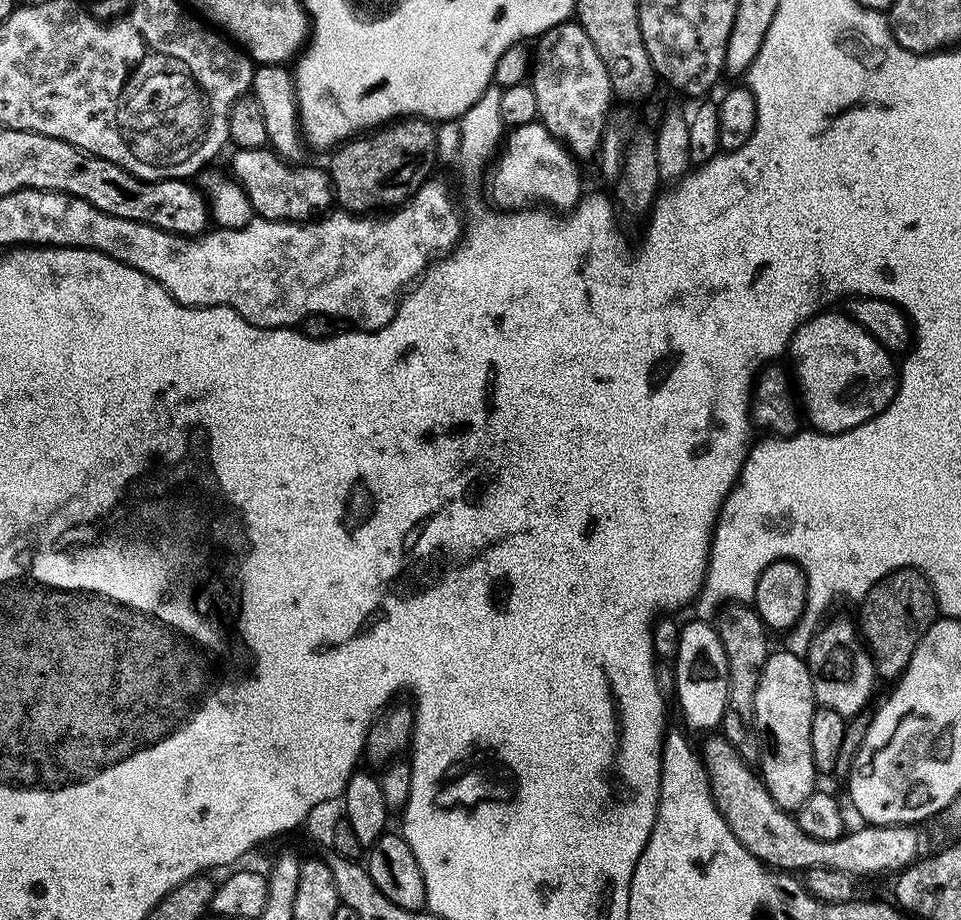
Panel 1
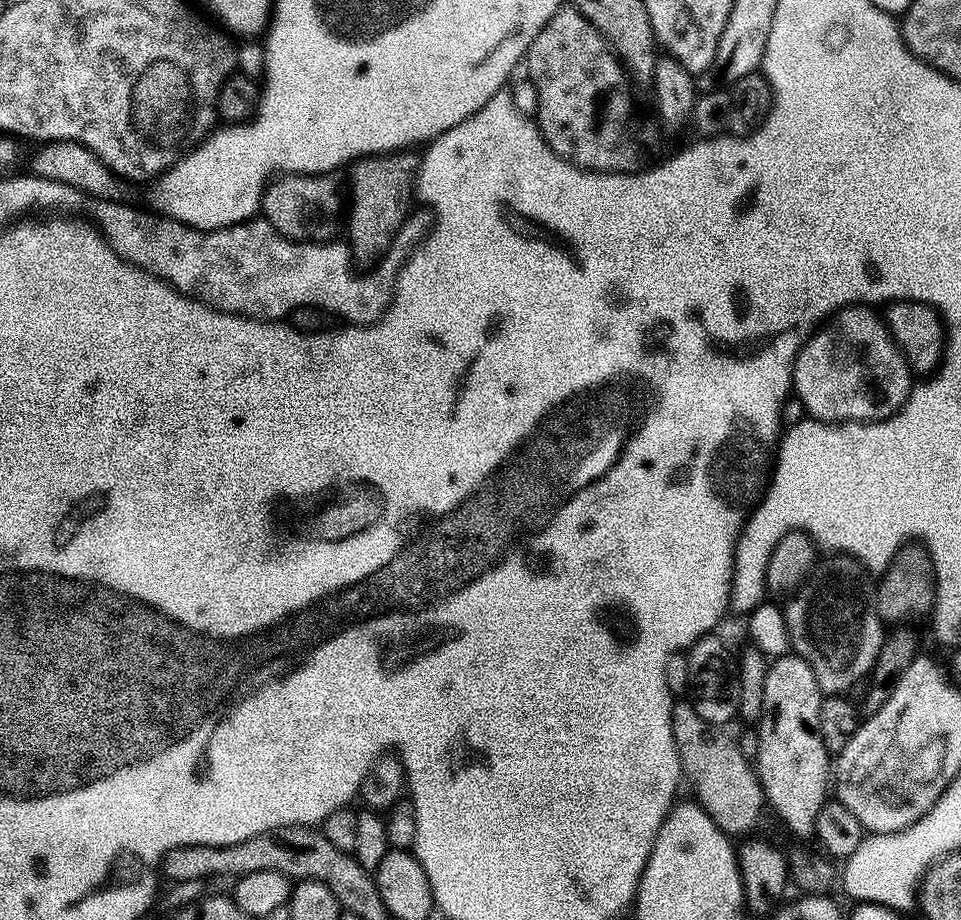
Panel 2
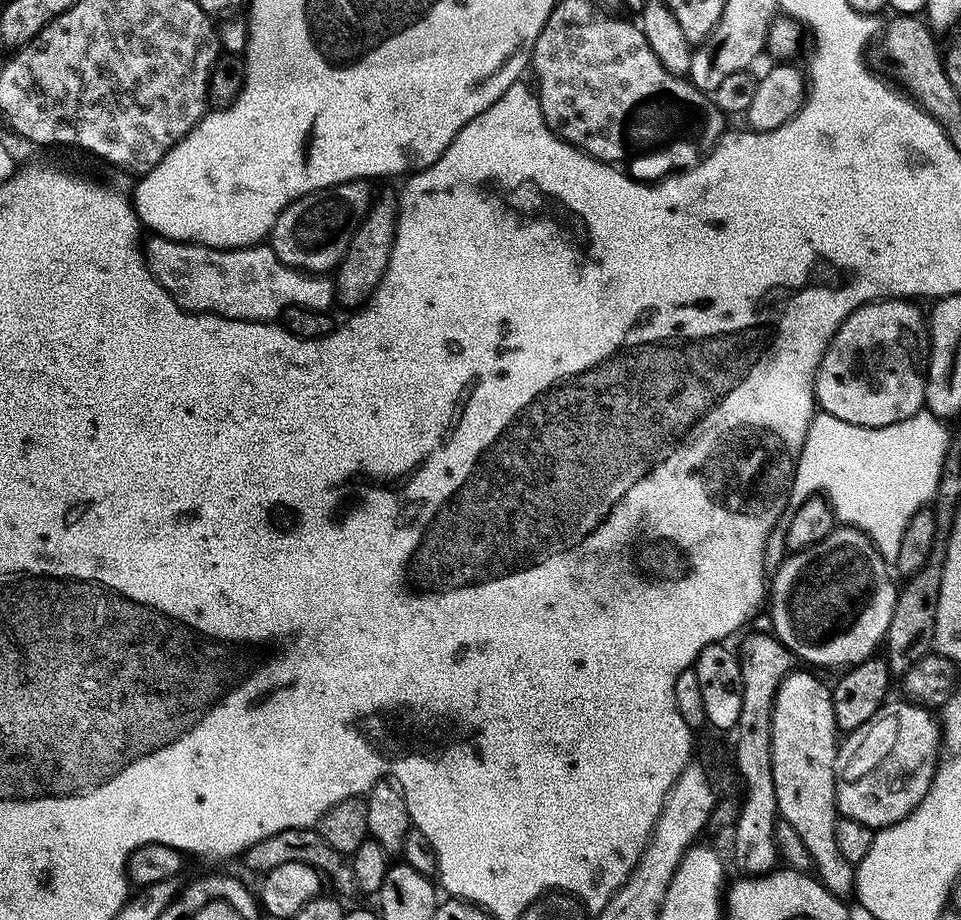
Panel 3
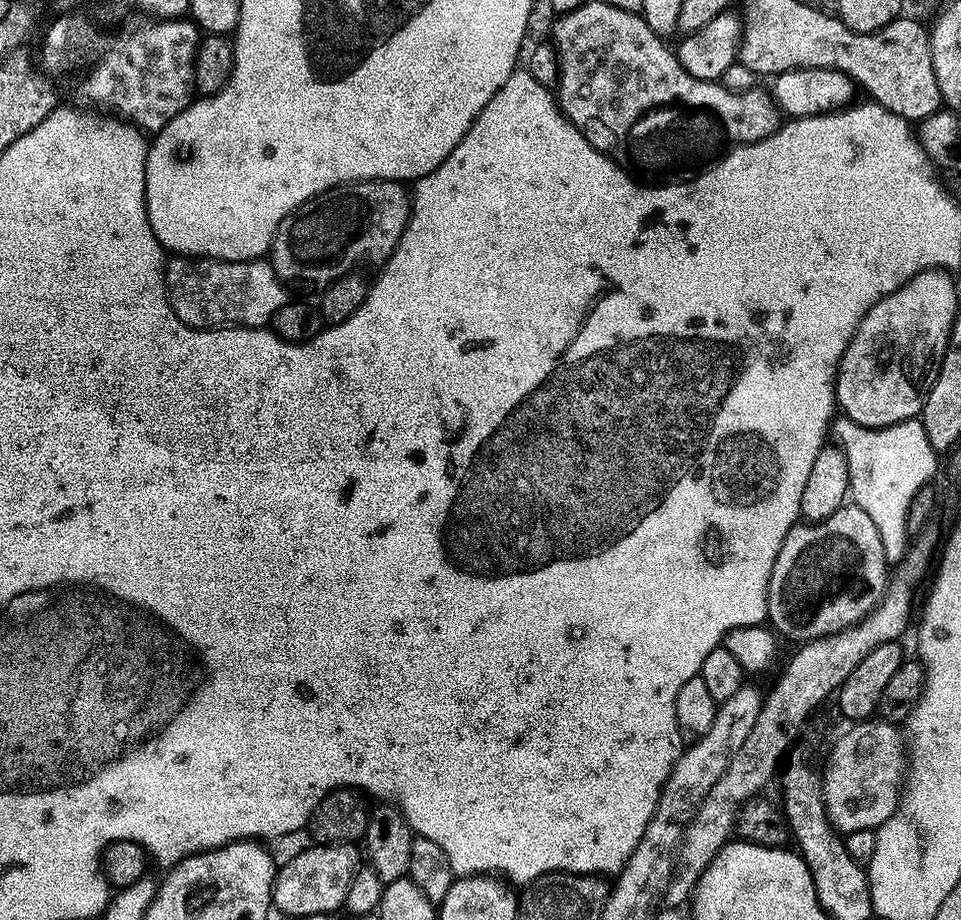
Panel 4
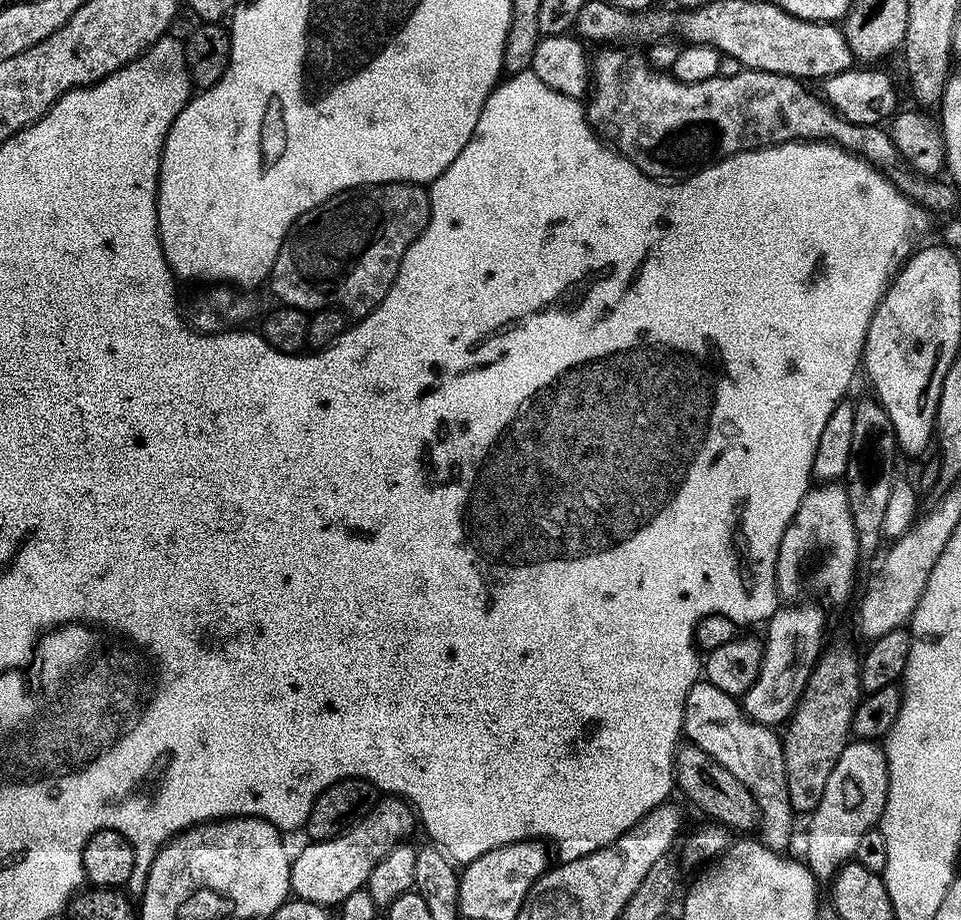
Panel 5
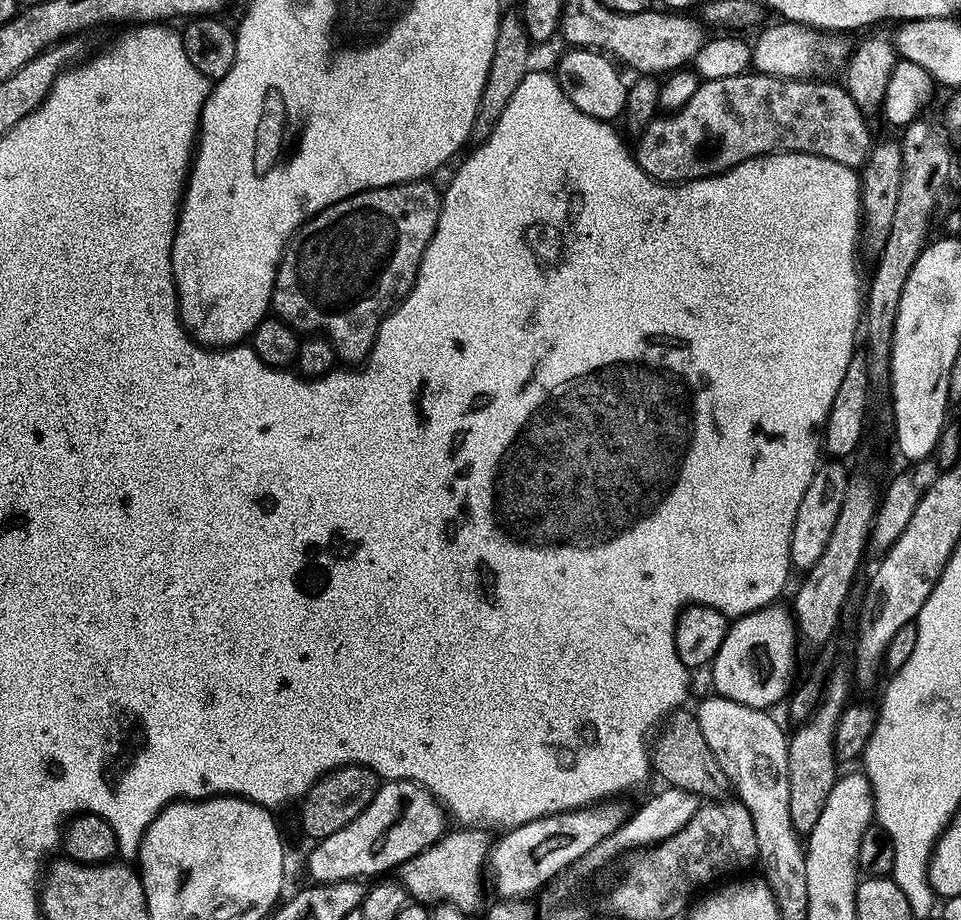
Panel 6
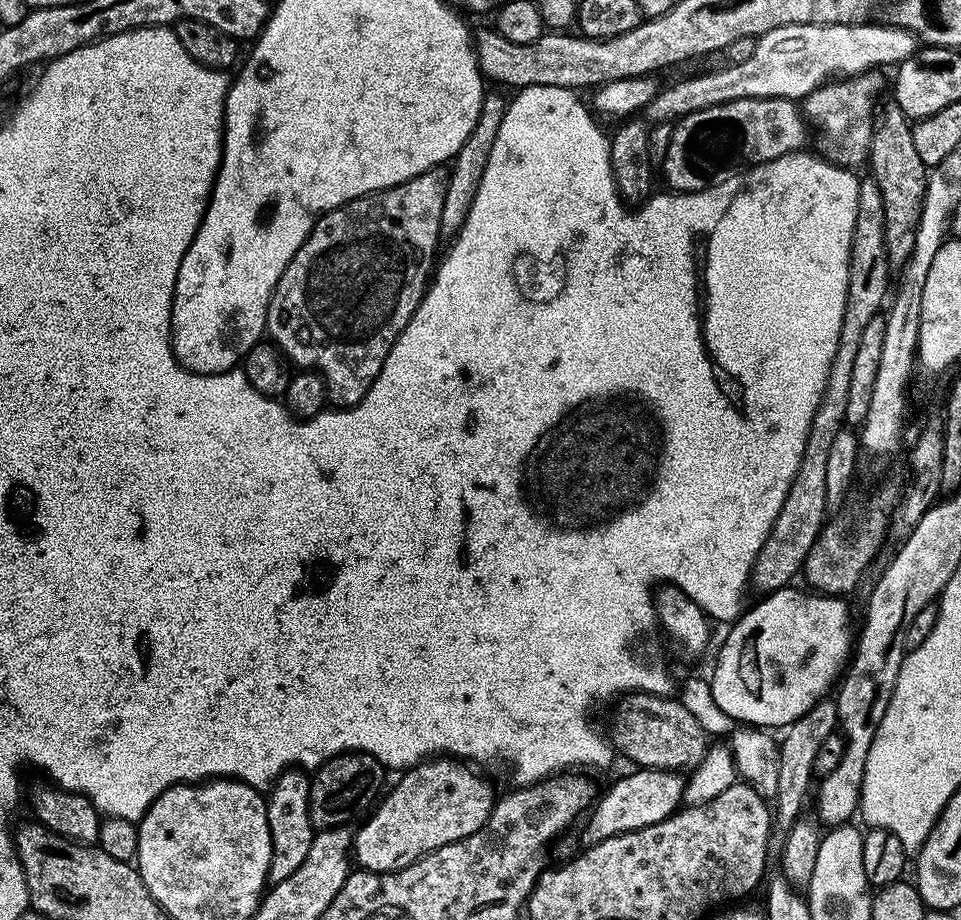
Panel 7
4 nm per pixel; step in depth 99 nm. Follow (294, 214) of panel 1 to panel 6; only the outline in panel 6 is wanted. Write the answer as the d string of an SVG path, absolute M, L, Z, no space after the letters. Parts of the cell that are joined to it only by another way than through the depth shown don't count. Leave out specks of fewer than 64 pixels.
M425 178L385 188L368 188L365 192L347 196L342 202L331 204L305 222L292 237L280 260L272 287L271 311L297 333L316 334L321 328L325 332L321 333L345 365L356 366L367 360L378 326L397 301L414 286L424 251L438 226L442 192L432 182Z

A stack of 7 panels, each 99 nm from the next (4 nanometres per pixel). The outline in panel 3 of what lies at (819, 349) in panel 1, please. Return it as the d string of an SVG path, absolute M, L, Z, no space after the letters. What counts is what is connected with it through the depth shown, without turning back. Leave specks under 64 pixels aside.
M911 299L873 300L855 308L832 336L816 371L816 402L825 416L881 428L924 408L929 338L925 313Z

